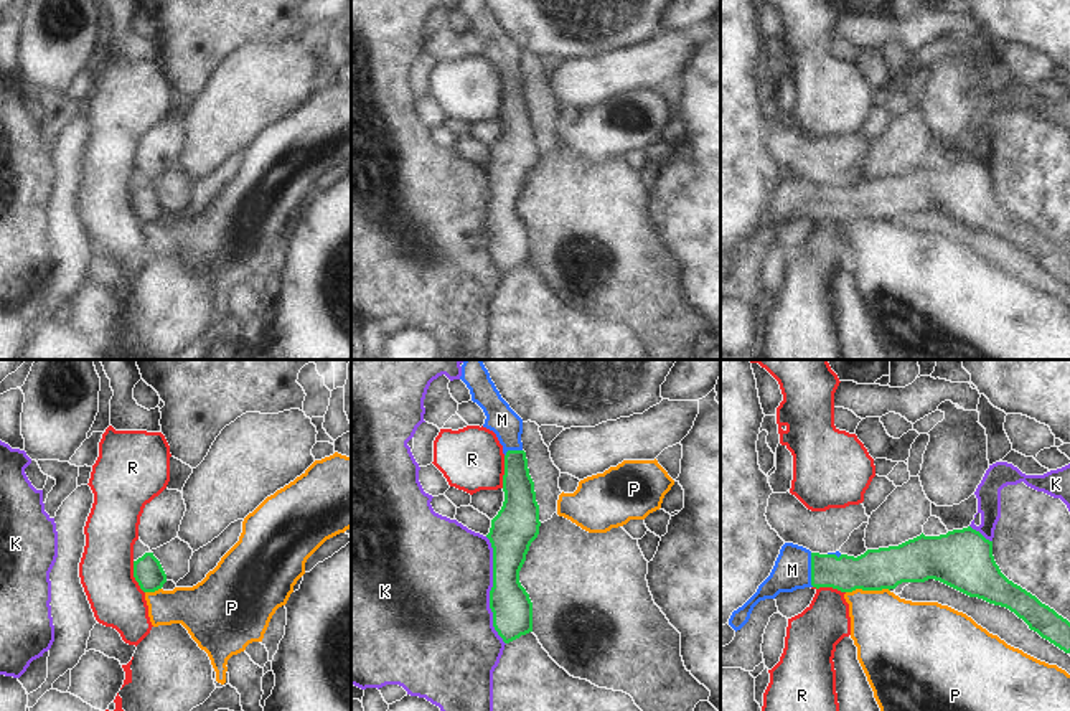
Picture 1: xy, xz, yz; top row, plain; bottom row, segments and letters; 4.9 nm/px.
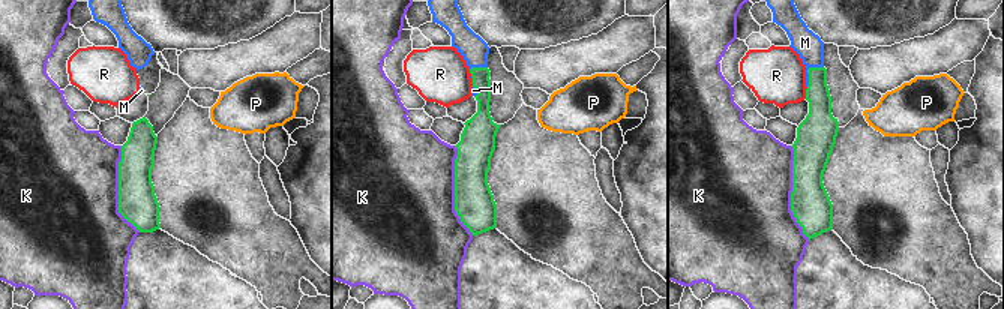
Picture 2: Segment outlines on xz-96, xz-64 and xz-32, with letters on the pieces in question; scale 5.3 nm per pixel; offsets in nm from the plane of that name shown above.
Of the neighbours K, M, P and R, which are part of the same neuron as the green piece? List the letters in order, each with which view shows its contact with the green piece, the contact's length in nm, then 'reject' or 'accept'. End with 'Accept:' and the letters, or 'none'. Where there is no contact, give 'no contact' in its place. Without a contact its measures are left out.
K: xz | 550 nm | reject
M: yz | 170 nm | accept
P: yz | 220 nm | reject
R: xz | 160 nm | reject
Accept: M

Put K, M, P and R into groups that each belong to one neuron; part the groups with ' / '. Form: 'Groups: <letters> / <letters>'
Groups: K / M / P / R.

